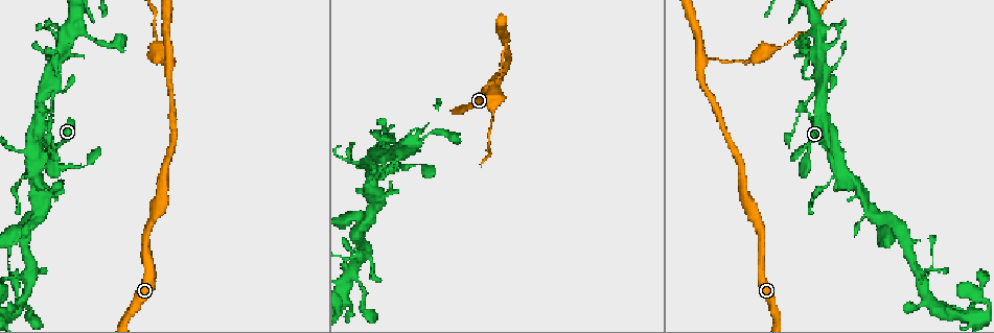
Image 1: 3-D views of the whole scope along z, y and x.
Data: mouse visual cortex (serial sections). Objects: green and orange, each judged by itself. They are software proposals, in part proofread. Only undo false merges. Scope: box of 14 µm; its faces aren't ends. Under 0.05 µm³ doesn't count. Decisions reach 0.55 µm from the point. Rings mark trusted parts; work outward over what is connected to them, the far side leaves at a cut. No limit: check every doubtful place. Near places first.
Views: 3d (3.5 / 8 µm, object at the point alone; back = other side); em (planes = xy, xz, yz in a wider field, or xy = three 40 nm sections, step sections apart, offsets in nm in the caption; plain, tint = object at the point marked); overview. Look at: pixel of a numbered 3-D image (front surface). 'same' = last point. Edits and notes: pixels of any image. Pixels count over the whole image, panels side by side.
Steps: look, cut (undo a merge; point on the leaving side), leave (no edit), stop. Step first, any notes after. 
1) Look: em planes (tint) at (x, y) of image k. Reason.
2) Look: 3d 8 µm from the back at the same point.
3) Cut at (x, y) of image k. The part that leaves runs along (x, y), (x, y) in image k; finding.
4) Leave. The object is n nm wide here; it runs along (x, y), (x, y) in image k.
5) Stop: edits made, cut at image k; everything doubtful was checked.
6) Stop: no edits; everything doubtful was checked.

Look: 3d 3.5 µm at (12, 278) of image 1. Calibre changes.

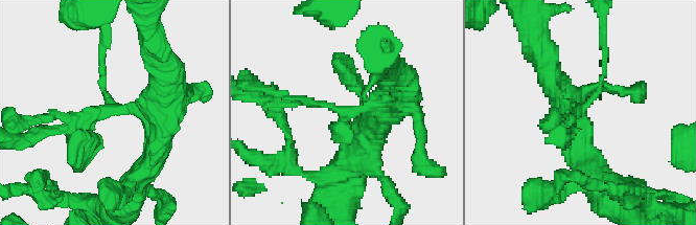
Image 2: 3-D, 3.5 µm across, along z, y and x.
Look: em planes (tint) at (110, 106) of image 2. Now the EM.

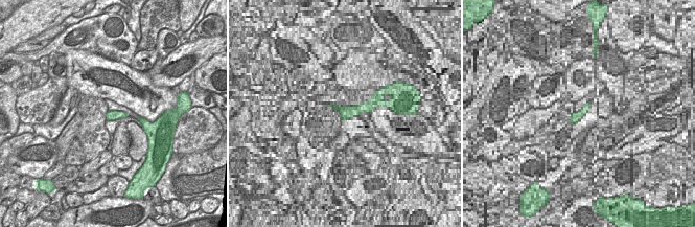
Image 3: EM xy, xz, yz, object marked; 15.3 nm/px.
Leave. It runs along (406, 98), (348, 112), (338, 133) in image 2; one cell here.

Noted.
Look: 3d 3.5 µm at (169, 59) of image 1.

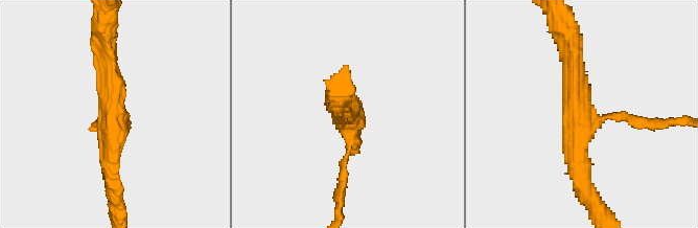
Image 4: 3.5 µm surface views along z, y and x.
Look: em xy step 3 (tint) at (583, 122) of image 4. 3 arms meet here; the arms are 150, 250, 300 nm wide.

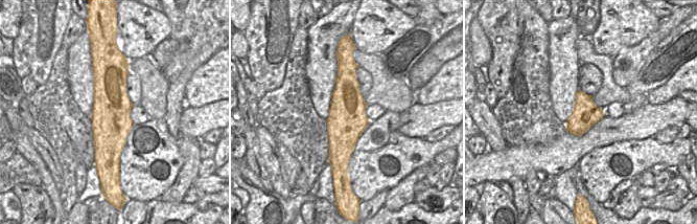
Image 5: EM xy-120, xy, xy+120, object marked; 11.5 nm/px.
Leave. It runs along (584, 185), (587, 118), (651, 124) in image 4; continuous, no second cell.

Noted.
Look: 3d 8 µm at (494, 112) of image 1. Calibre changes.

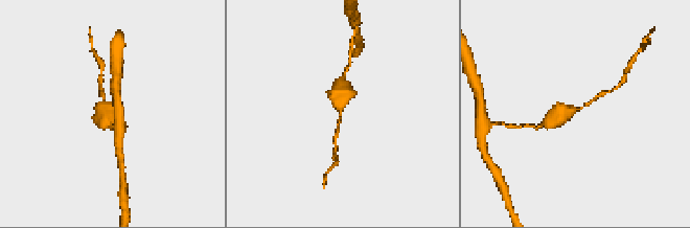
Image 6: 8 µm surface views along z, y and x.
Look: em xy step 2 (tint) at (576, 109) of image 6. The arms are 150, 600 nm wide.

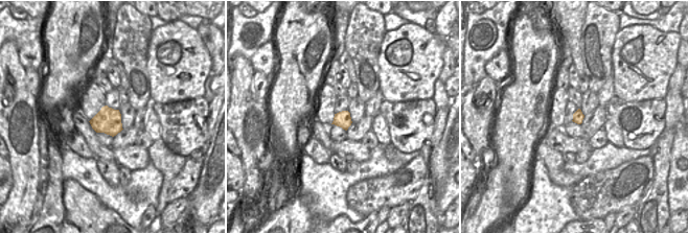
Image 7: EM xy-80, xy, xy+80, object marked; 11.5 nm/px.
Leave. It runs along (551, 122), (601, 93) in image 6; continuous, no second cell.

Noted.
Stop: no edits; everything doubtful was checked.

